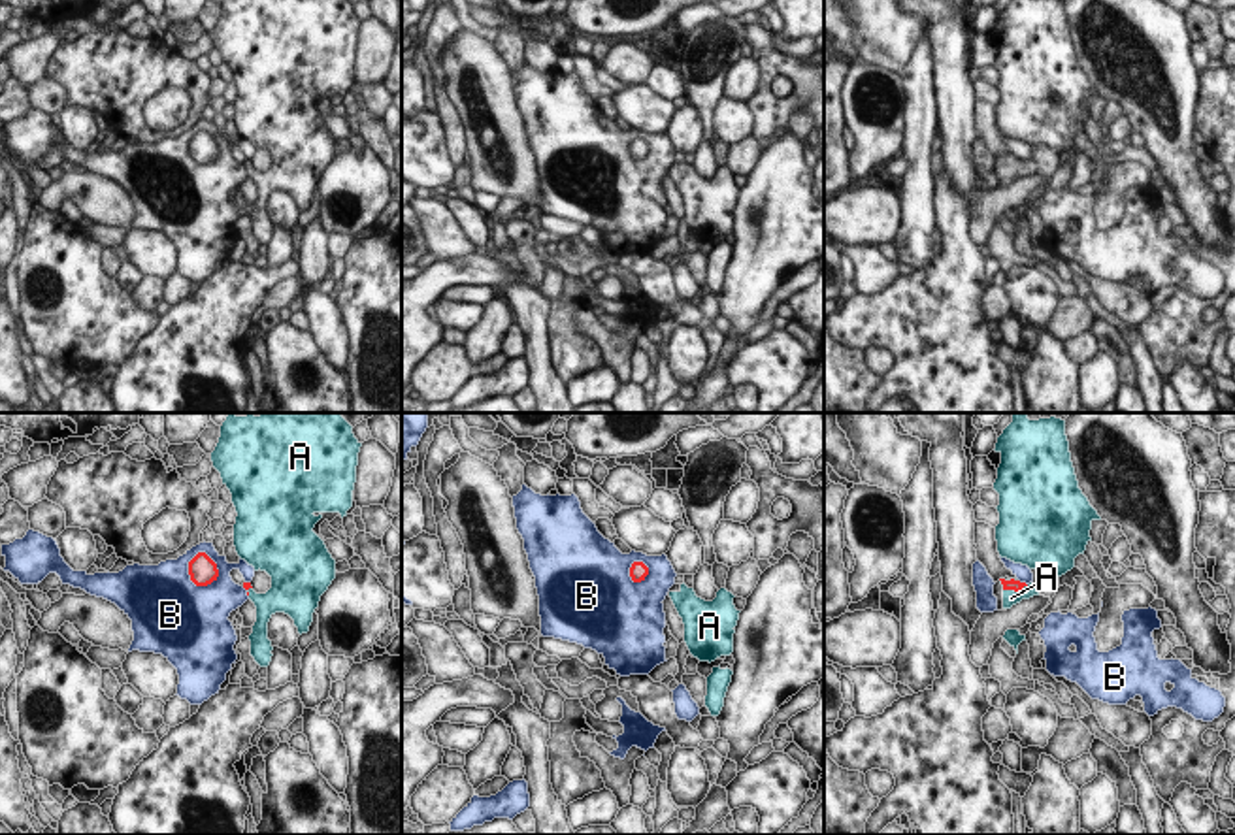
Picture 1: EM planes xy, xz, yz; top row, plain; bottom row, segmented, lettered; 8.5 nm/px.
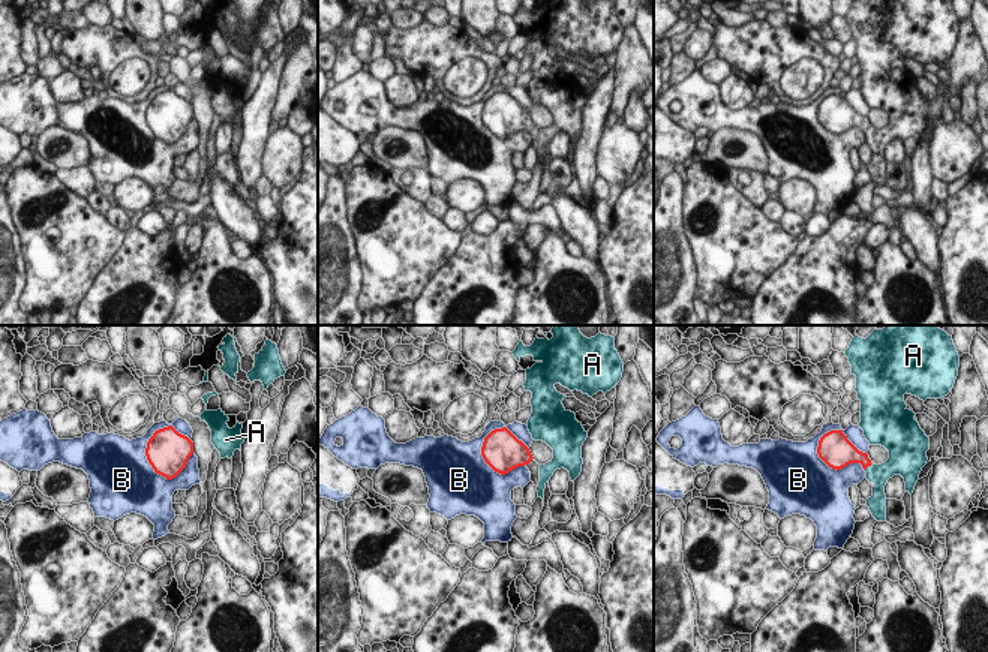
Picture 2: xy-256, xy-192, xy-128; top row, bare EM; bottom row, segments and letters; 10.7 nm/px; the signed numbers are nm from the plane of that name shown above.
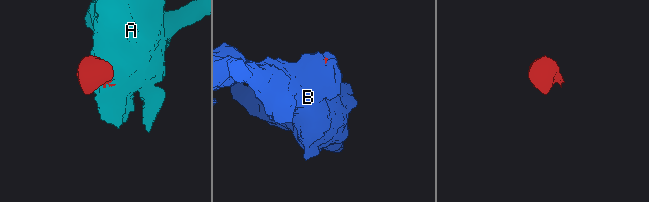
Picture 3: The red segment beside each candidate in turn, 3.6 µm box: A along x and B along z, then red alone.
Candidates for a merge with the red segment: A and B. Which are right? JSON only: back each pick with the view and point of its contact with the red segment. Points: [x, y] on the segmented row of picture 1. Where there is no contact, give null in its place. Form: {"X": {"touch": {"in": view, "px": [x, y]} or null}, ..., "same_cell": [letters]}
{"A": {"touch": {"in": "yz", "px": [1015, 590]}}, "same_cell": ["A"]}

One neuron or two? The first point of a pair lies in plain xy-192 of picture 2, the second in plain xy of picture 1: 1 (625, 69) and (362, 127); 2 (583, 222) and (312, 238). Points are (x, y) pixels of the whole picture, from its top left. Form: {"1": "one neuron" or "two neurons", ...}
{"1": "two neurons", "2": "two neurons"}

